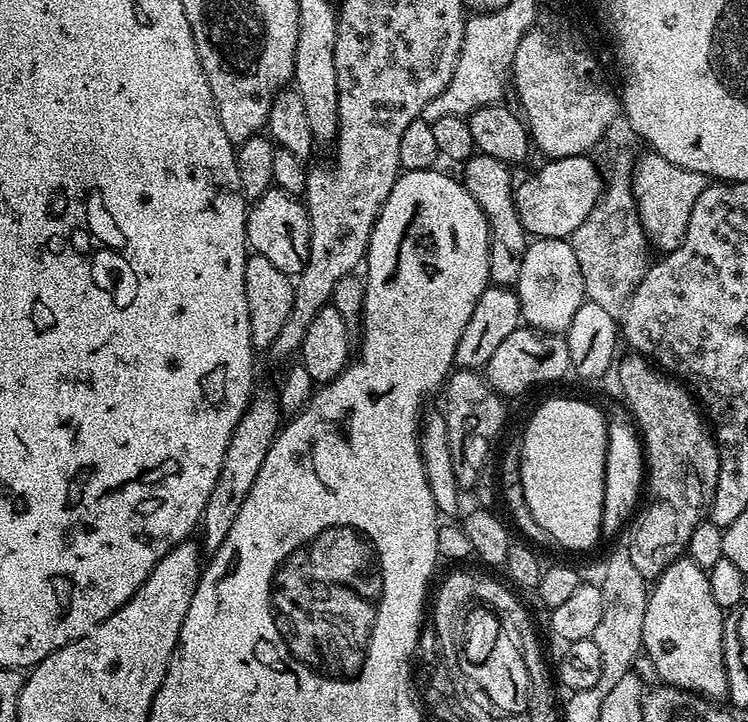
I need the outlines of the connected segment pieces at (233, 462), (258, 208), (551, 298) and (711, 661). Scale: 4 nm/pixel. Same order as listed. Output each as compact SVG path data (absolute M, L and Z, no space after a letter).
M257 387L253 391L234 434L230 438L230 446L226 446L226 458L222 462L222 470L218 474L218 482L214 490L210 490L210 498L200 517L199 527L204 528L202 548L211 554L226 542L226 534L230 534L230 526L238 518L238 510L242 510L242 502L246 502L246 494L250 494L250 486L254 486L254 478L258 478L258 470L262 470L262 462L266 462L266 454L276 441L276 433L282 427L280 397L275 391Z
M275 186L267 188L256 200L251 201L246 222L248 247L253 253L267 258L278 270L290 278L300 275L307 262L311 246L311 220L308 210L297 197Z
M549 236L533 239L526 250L526 258L522 258L522 274L518 274L514 291L520 299L520 315L527 327L537 332L567 333L570 322L574 322L574 314L578 314L586 302L578 254L574 254L571 243Z
M687 558L675 560L662 575L656 577L648 594L646 618L642 622L643 655L648 655L652 668L670 688L684 688L701 698L720 702L727 697L728 679L724 661L724 613L725 609L714 602L710 594L708 573Z

